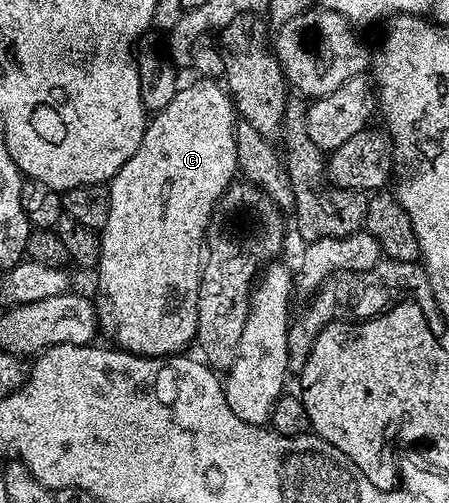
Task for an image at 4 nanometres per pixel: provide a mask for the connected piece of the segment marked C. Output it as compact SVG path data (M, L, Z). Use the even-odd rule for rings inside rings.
M198 78L198 83L189 83L178 86L171 105L162 111L156 112L146 122L143 141L139 149L119 169L119 173L108 184L111 197L111 217L107 217L107 225L100 232L101 256L96 265L97 291L101 300L96 300L97 318L102 332L105 331L114 339L122 351L129 351L132 355L147 355L150 357L168 357L186 350L188 343L192 344L197 337L197 306L199 305L199 285L201 284L201 269L203 266L203 248L205 237L209 230L209 218L213 216L215 204L221 200L223 193L228 191L230 183L234 182L238 174L237 150L235 149L235 131L239 116L233 106L233 98L220 82L210 78Z

